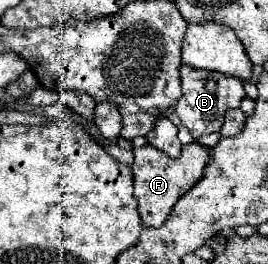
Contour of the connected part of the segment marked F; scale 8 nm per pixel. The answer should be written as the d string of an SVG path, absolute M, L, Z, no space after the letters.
M193 141L189 145L183 145L181 149L181 157L167 157L163 151L151 147L151 145L143 145L133 149L135 153L135 161L131 165L133 169L133 179L135 179L135 199L139 203L139 215L141 215L141 223L143 225L153 225L153 227L161 227L163 221L167 219L167 215L171 213L173 205L179 201L179 197L183 193L187 193L203 175L203 169L207 167L207 161L211 159L211 149Z

